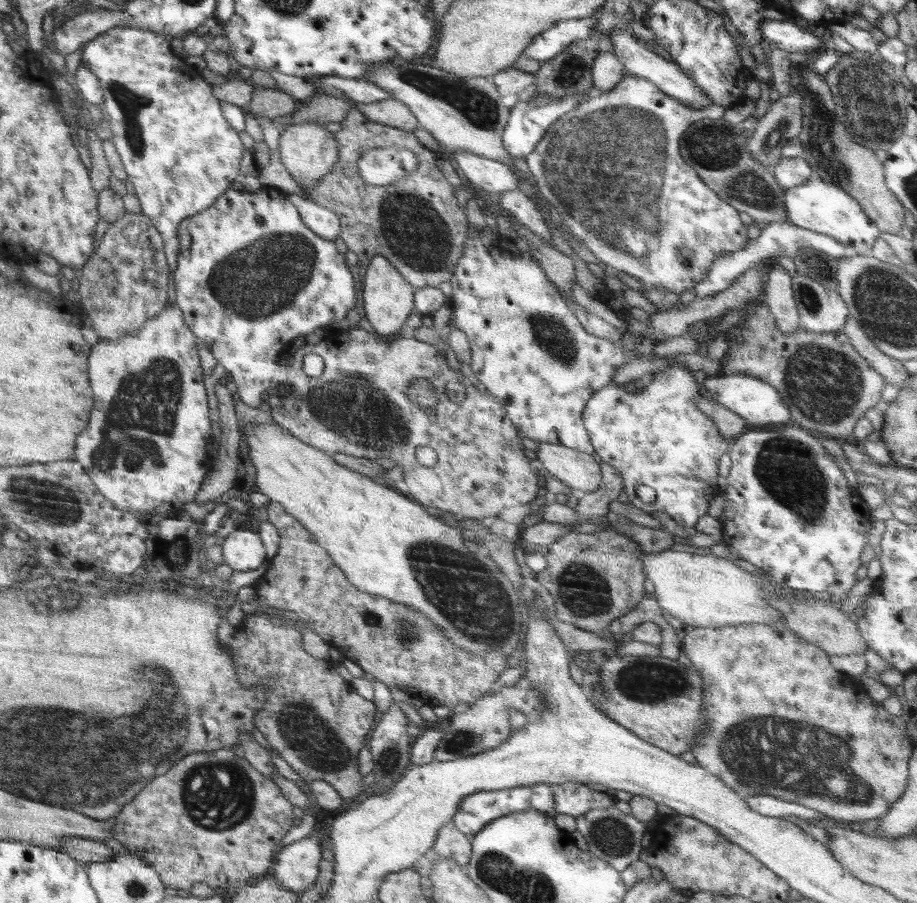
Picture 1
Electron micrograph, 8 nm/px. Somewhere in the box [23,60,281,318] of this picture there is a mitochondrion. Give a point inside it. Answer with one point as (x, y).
(130, 103)

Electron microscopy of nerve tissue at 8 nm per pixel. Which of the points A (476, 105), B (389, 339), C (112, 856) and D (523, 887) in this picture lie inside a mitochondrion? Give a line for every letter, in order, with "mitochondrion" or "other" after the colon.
A: mitochondrion
B: other
C: other
D: mitochondrion

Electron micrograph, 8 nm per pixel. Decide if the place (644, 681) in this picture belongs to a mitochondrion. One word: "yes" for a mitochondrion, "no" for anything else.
yes

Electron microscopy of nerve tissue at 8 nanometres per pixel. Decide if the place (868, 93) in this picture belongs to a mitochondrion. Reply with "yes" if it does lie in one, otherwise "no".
yes

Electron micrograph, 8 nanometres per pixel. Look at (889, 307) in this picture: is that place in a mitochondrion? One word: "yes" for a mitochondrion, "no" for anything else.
yes

